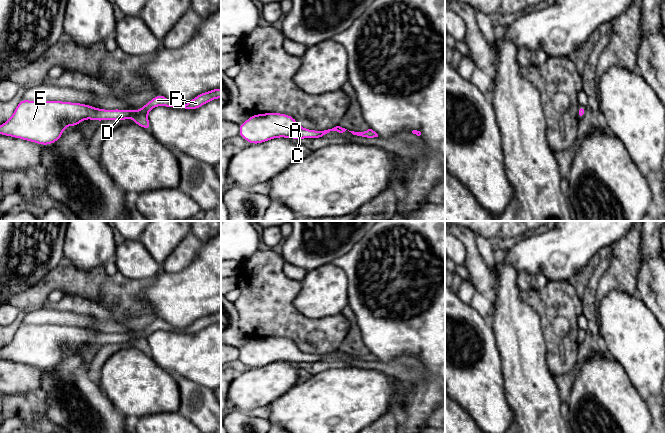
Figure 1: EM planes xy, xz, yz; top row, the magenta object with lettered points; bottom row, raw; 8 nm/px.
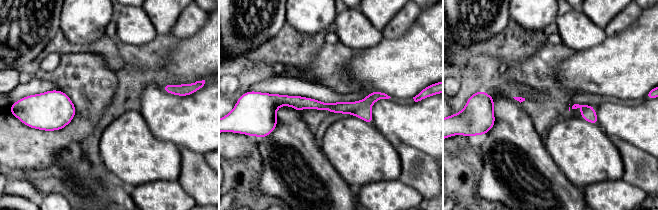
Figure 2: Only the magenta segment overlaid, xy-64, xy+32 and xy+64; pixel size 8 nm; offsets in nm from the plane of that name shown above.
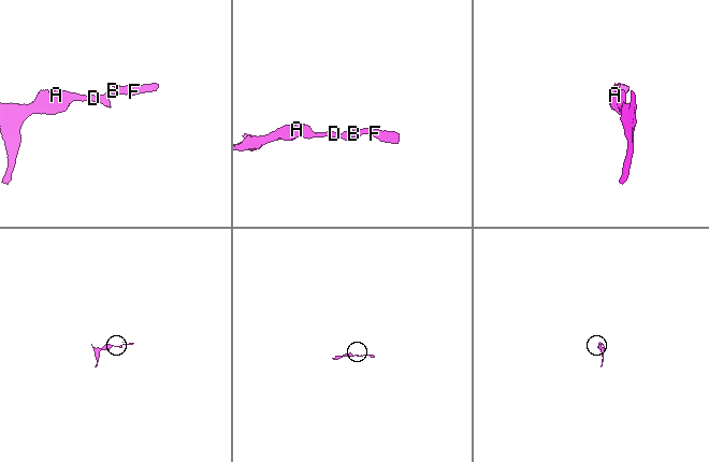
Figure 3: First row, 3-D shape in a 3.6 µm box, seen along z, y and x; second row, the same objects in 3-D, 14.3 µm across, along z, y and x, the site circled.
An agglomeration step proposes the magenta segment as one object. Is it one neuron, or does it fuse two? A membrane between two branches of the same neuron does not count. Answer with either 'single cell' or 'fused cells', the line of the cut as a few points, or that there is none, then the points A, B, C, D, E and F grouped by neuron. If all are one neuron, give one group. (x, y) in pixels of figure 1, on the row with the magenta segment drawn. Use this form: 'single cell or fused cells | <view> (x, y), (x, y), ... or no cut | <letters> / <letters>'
single cell | no cut | A B C D E F

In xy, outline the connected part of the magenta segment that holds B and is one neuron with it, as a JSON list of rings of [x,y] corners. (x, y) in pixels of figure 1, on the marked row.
[[[221,88],[201,93],[186,104],[178,106],[165,96],[158,94],[140,110],[106,110],[82,103],[21,99],[10,119],[0,125],[0,134],[40,145],[51,145],[61,138],[67,126],[78,126],[85,119],[125,121],[131,116],[132,122],[150,131],[148,113],[154,107],[166,106],[196,110],[219,98],[221,98]]]

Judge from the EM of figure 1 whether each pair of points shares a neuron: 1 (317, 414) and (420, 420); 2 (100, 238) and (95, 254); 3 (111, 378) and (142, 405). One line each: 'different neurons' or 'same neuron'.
1: different neurons
2: same neuron
3: same neuron

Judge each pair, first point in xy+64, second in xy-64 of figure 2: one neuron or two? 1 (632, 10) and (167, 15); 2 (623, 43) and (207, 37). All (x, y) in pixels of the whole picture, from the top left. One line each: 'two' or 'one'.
1: two
2: one

